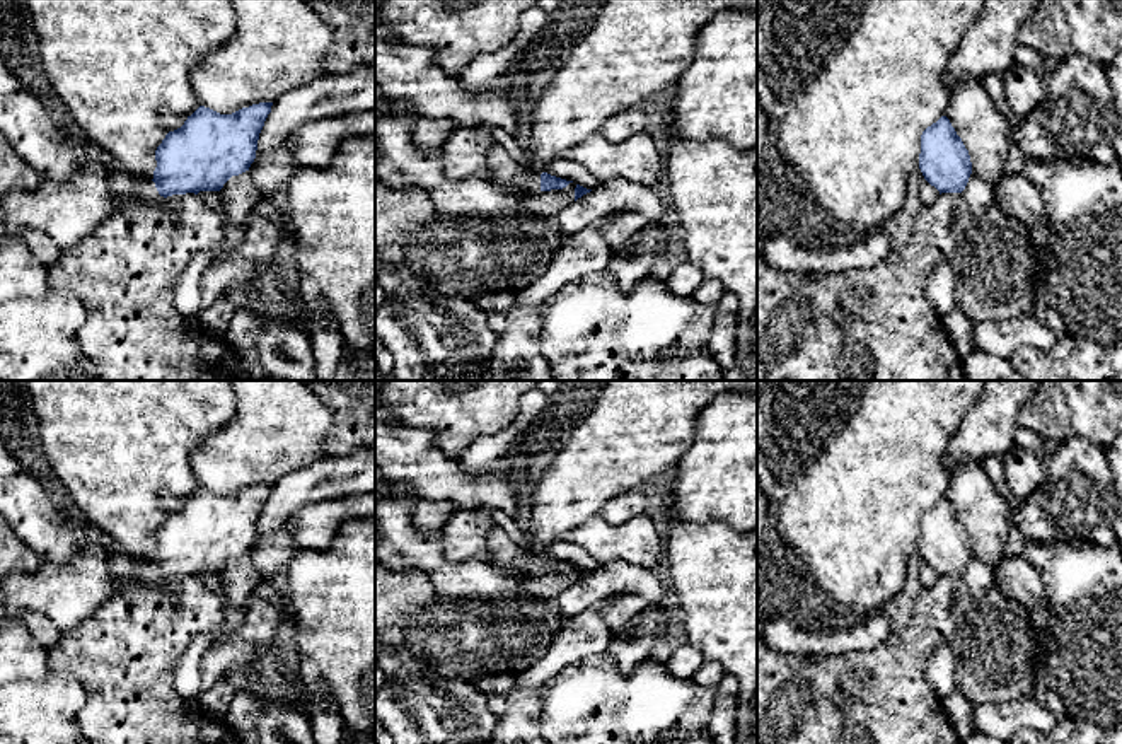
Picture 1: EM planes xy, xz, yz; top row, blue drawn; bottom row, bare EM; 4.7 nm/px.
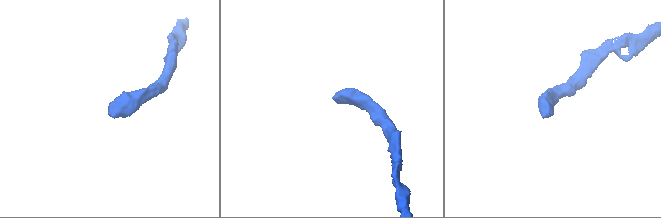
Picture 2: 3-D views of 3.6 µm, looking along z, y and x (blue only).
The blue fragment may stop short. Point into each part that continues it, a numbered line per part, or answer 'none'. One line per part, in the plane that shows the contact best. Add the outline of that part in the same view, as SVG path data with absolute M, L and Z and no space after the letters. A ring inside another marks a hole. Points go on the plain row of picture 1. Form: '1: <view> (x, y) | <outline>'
1: xy (127, 569) | M114 549L109 556L109 572L124 584L142 582L147 585L159 585L164 582L153 563L136 560L119 549Z

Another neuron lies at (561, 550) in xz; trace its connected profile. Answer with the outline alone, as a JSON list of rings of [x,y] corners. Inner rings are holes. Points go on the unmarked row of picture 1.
[[[566,539],[551,544],[546,555],[566,563],[573,563],[587,572],[595,572],[602,567],[602,563],[597,561],[587,549],[573,543],[568,543]]]

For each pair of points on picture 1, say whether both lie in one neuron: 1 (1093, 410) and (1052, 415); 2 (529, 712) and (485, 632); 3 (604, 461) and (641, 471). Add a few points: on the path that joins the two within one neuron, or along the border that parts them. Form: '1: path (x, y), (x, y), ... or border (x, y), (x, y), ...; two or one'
1: path (1083, 410), (1063, 410); one
2: border (549, 649), (517, 673); two
3: path (613, 461), (633, 463); one

